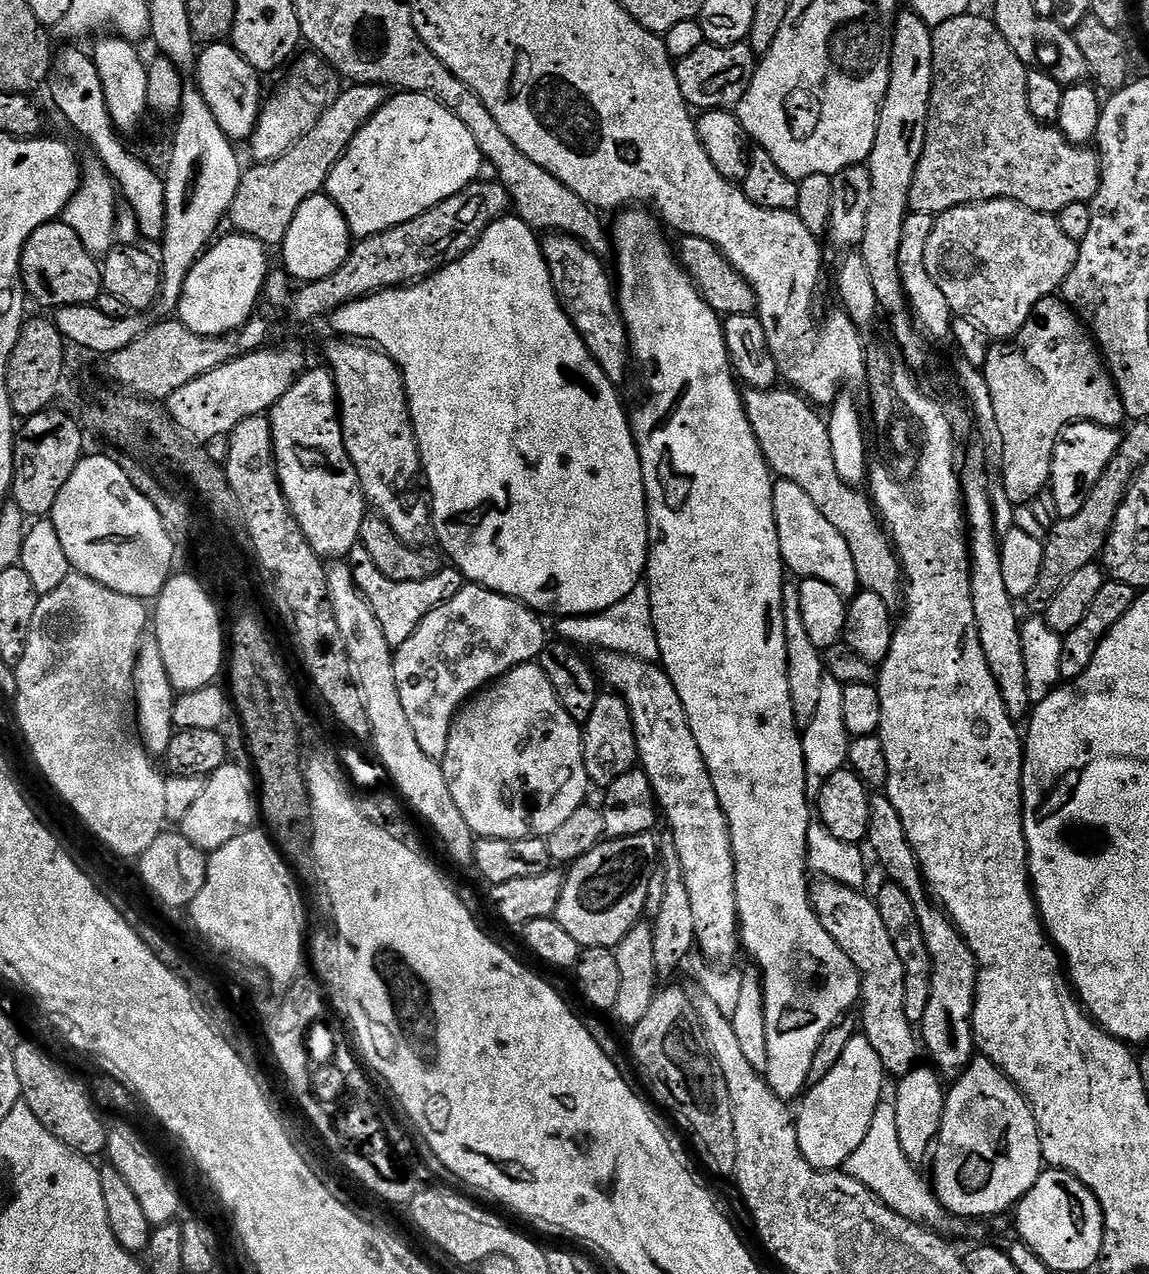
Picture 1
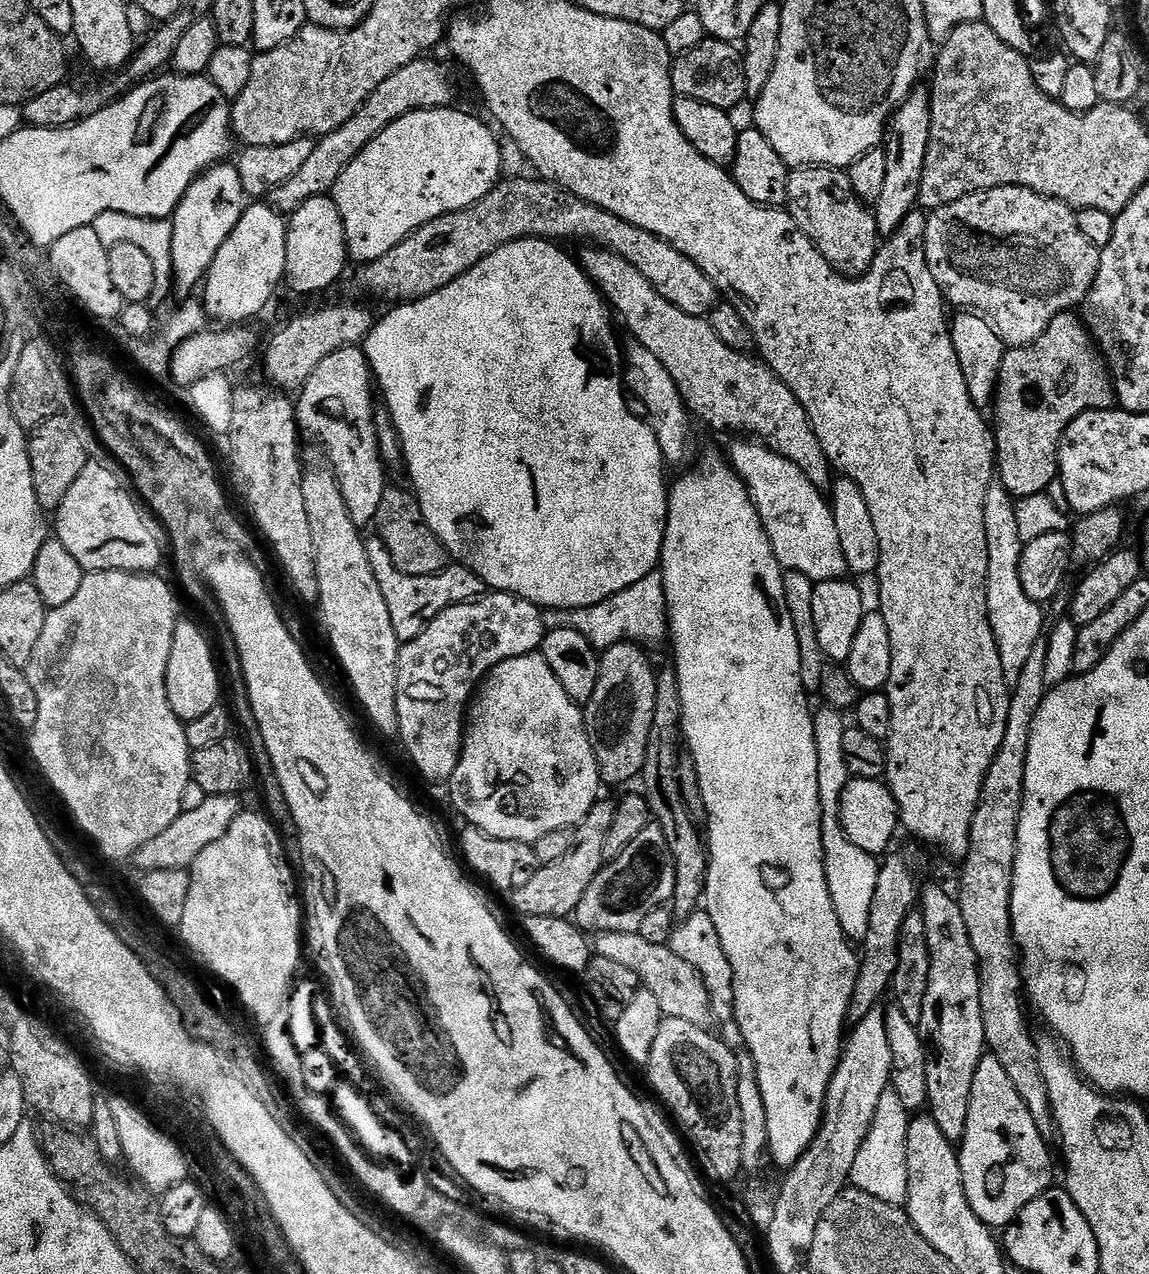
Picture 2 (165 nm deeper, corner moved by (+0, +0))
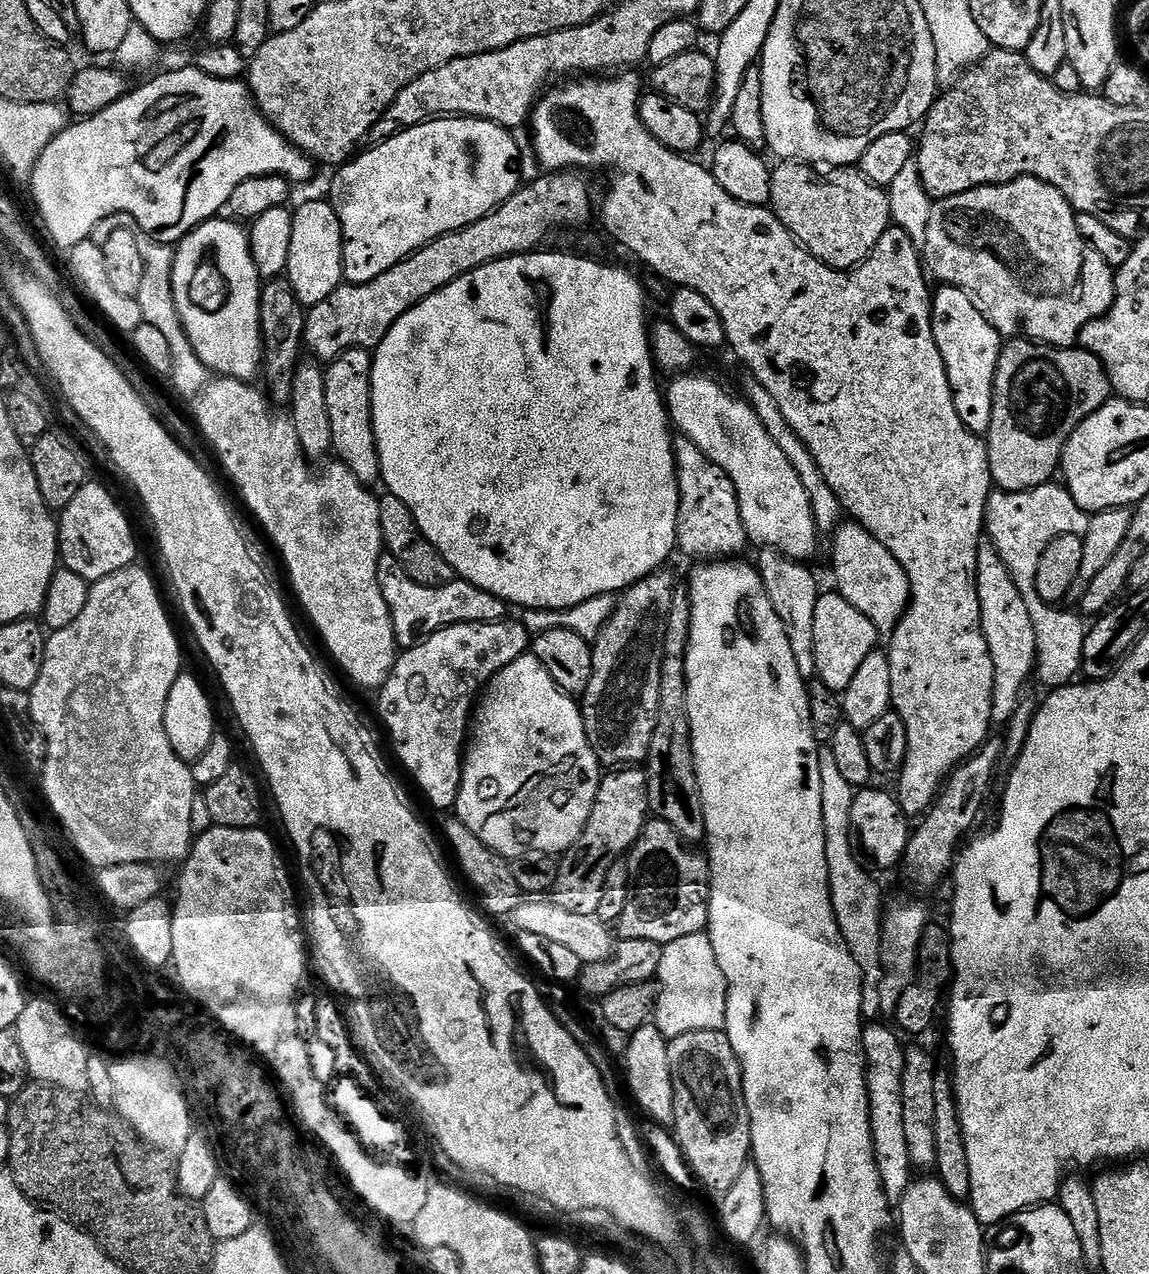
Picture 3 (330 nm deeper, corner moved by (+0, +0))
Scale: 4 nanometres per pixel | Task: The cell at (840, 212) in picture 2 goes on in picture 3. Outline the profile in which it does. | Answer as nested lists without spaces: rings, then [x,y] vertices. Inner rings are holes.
[[[780,162],[777,165],[772,168],[770,208],[796,241],[831,268],[851,270],[863,264],[892,224],[887,191],[871,184],[852,166],[821,170],[803,162]]]

